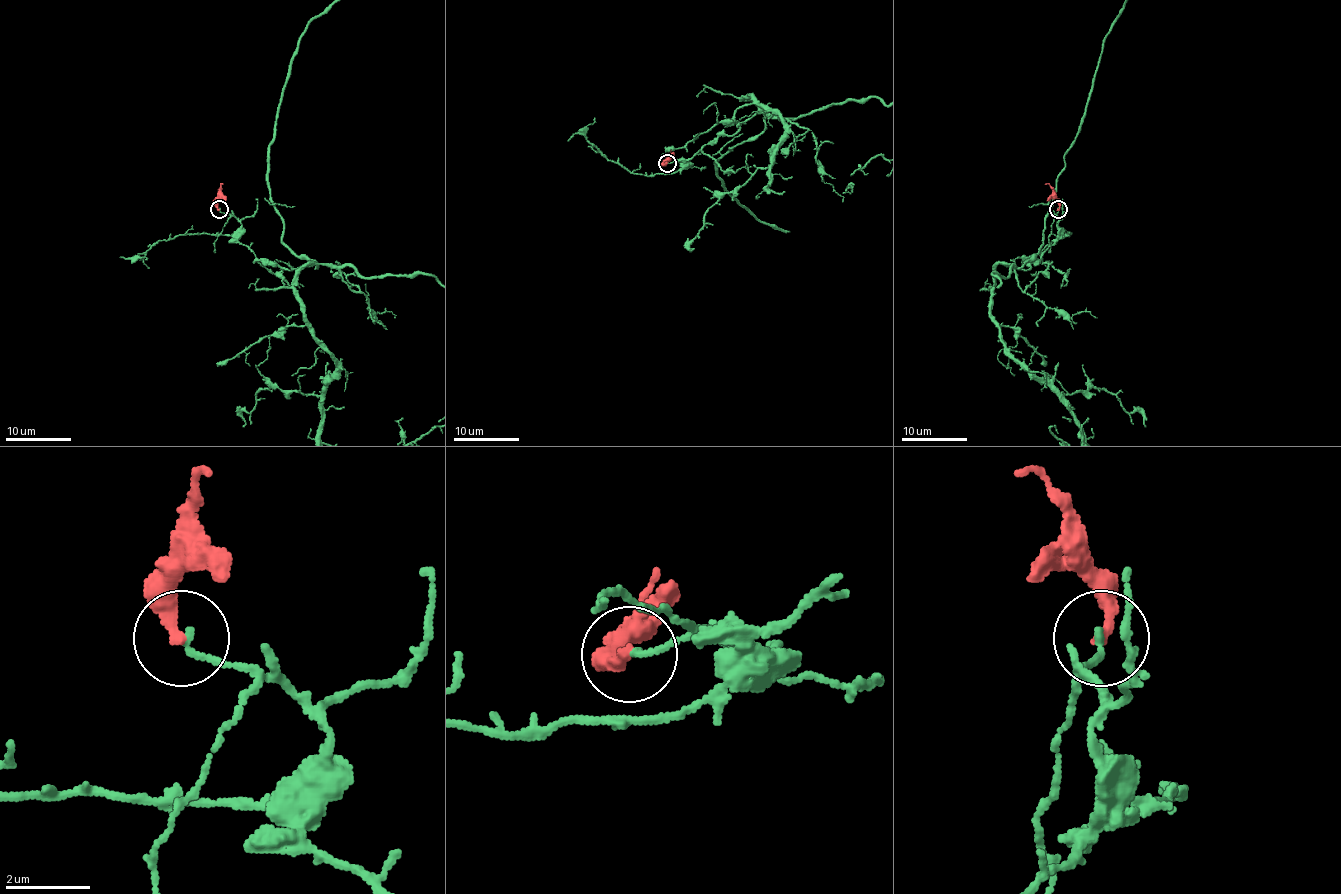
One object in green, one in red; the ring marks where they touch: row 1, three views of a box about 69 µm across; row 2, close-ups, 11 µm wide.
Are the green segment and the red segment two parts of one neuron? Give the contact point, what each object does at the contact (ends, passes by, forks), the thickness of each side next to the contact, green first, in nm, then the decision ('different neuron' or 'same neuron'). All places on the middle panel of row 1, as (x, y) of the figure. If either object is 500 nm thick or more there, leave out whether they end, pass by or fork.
at (667, 163); green ends there; red ends there; 150 nm thick on the green side, 300 nm on the other; different neuron

